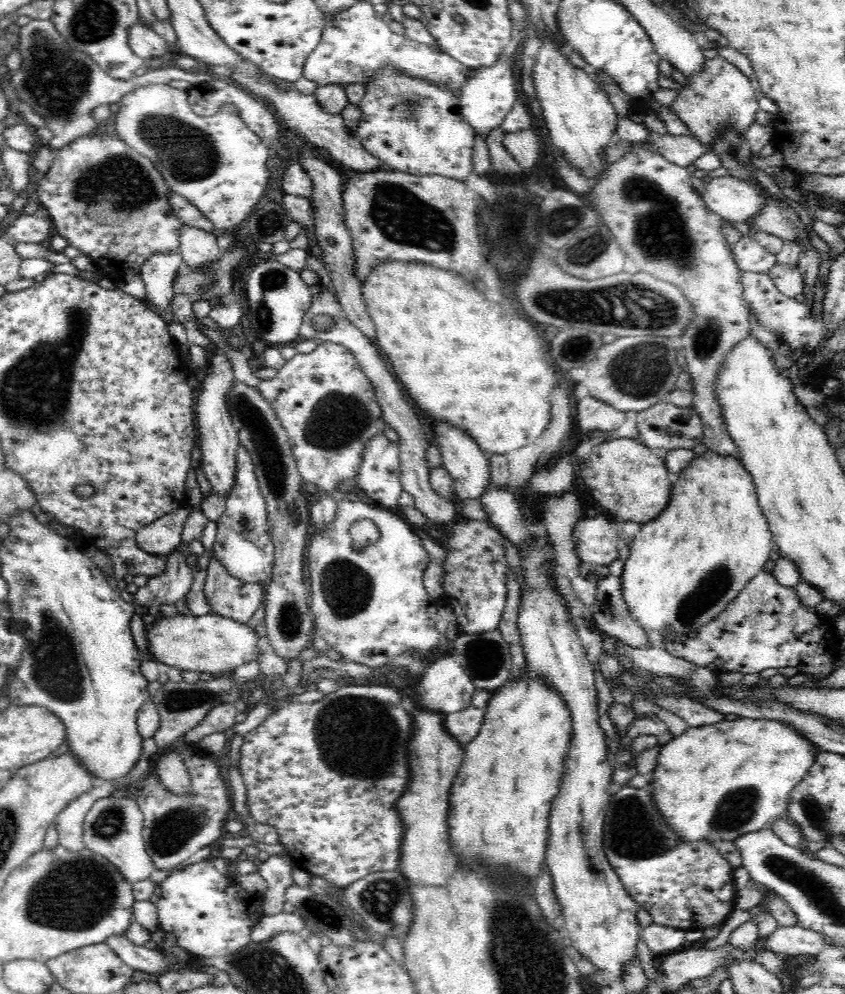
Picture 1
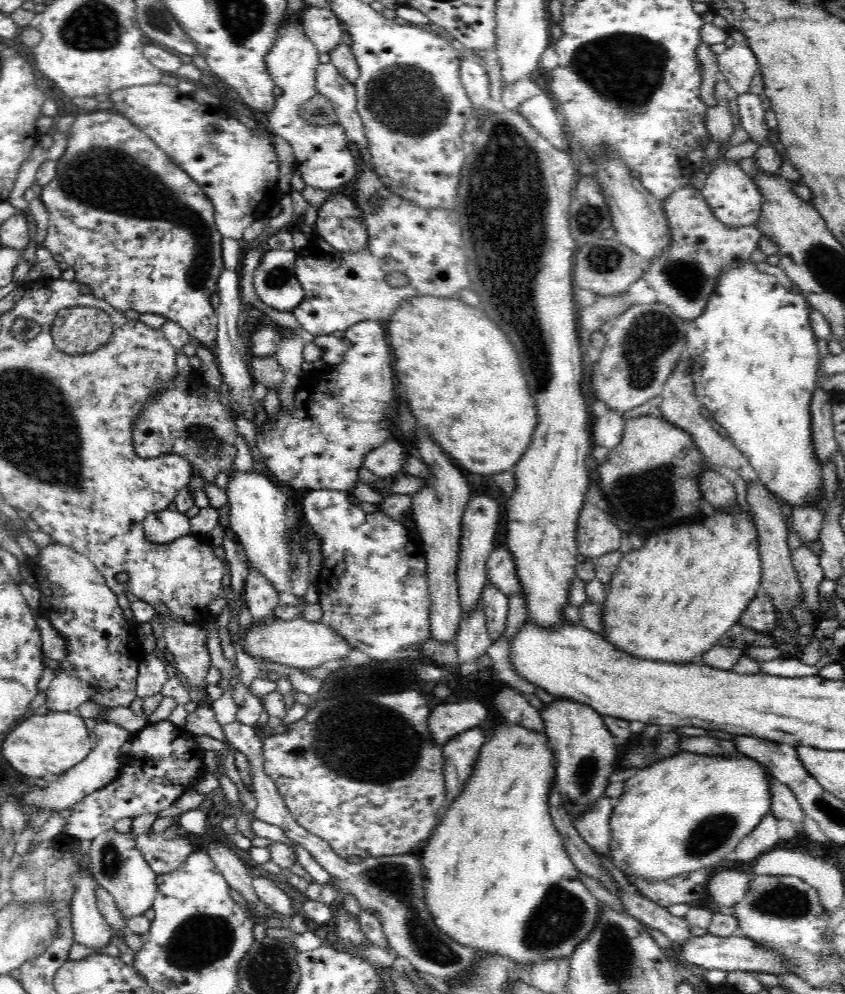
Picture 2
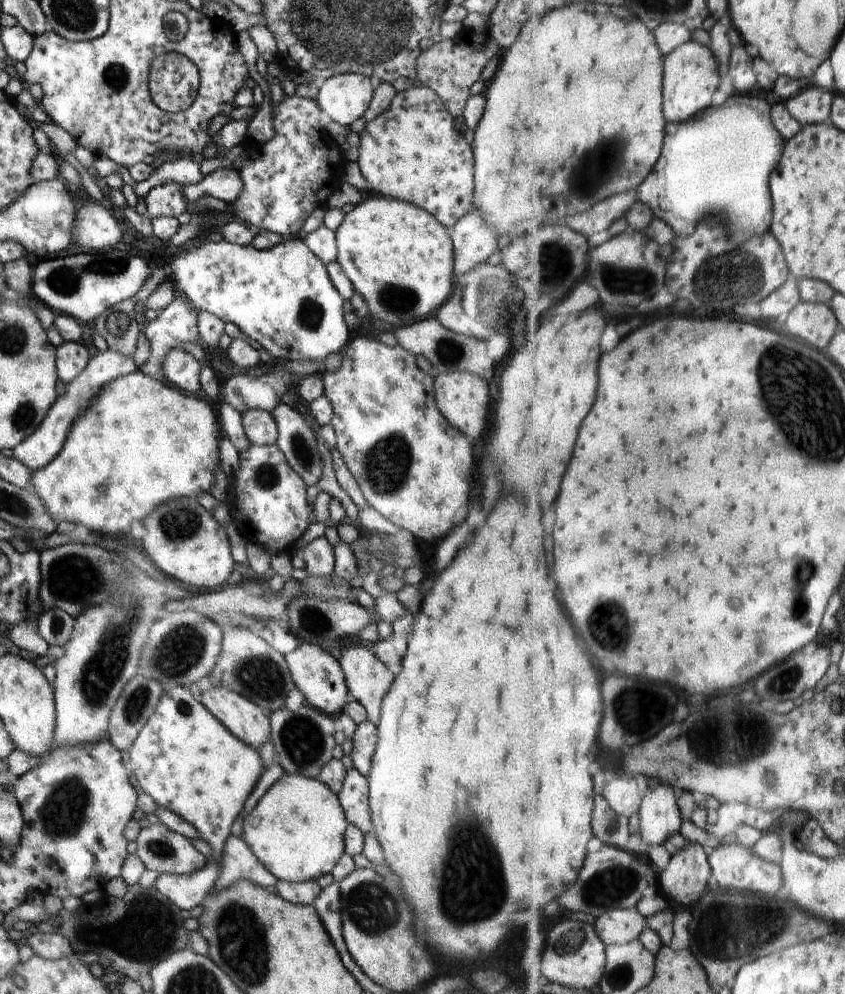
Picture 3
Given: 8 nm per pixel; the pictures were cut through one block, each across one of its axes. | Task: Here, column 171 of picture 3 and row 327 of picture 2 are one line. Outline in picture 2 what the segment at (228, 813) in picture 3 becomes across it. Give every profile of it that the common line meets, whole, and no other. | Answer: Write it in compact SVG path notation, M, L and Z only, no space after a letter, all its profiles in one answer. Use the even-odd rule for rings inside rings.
M748 260L746 264L736 264L732 268L726 268L720 274L720 280L716 284L716 290L704 308L704 312L698 318L687 323L687 352L694 360L692 369L692 380L695 386L695 394L700 405L708 409L710 418L713 418L726 432L734 443L734 446L742 451L742 454L748 459L752 469L758 473L760 482L776 497L780 498L788 506L802 506L802 504L826 504L824 495L824 478L822 478L822 468L816 451L812 445L812 418L811 401L818 387L818 370L820 369L820 354L818 353L816 335L812 331L809 314L811 306L807 298L801 292L799 286L790 280L790 277L779 266L772 266L768 261L754 262Z

